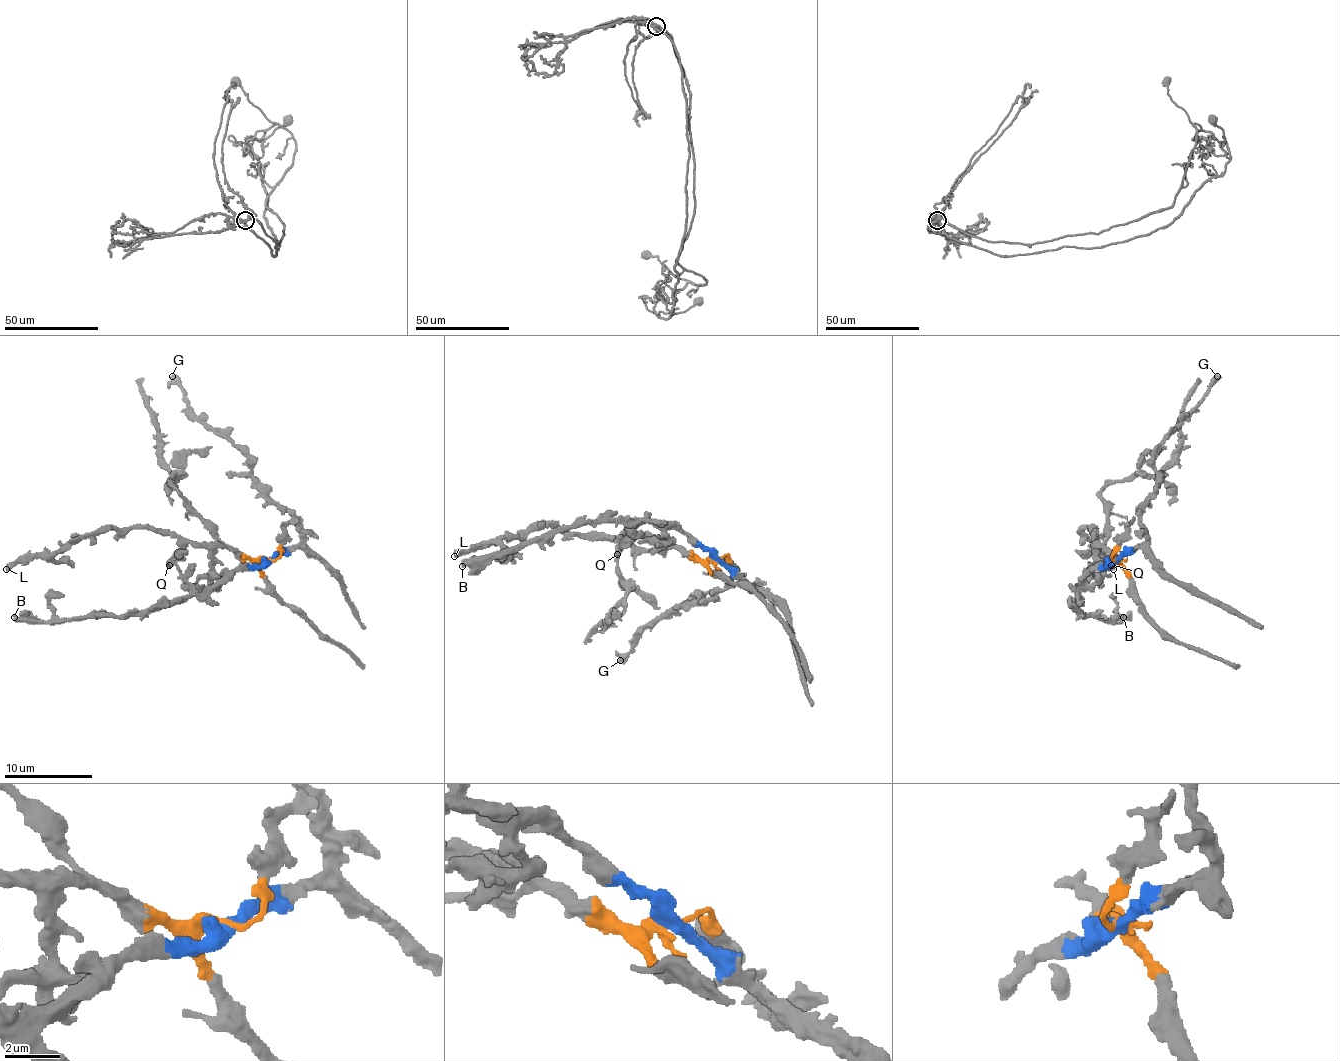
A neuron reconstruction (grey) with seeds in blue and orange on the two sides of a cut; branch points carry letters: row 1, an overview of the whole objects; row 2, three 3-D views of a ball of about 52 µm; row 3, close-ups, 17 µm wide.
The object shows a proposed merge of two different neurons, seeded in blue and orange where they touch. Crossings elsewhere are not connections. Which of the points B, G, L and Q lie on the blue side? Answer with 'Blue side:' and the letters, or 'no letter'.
Blue side: B, G

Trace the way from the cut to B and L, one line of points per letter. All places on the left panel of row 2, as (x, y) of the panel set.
B: (267, 559), (146, 609), (62, 620), (13, 616)
L: (267, 559), (241, 559), (228, 548), (146, 528), (104, 528), (49, 554), (18, 559), (7, 570)

